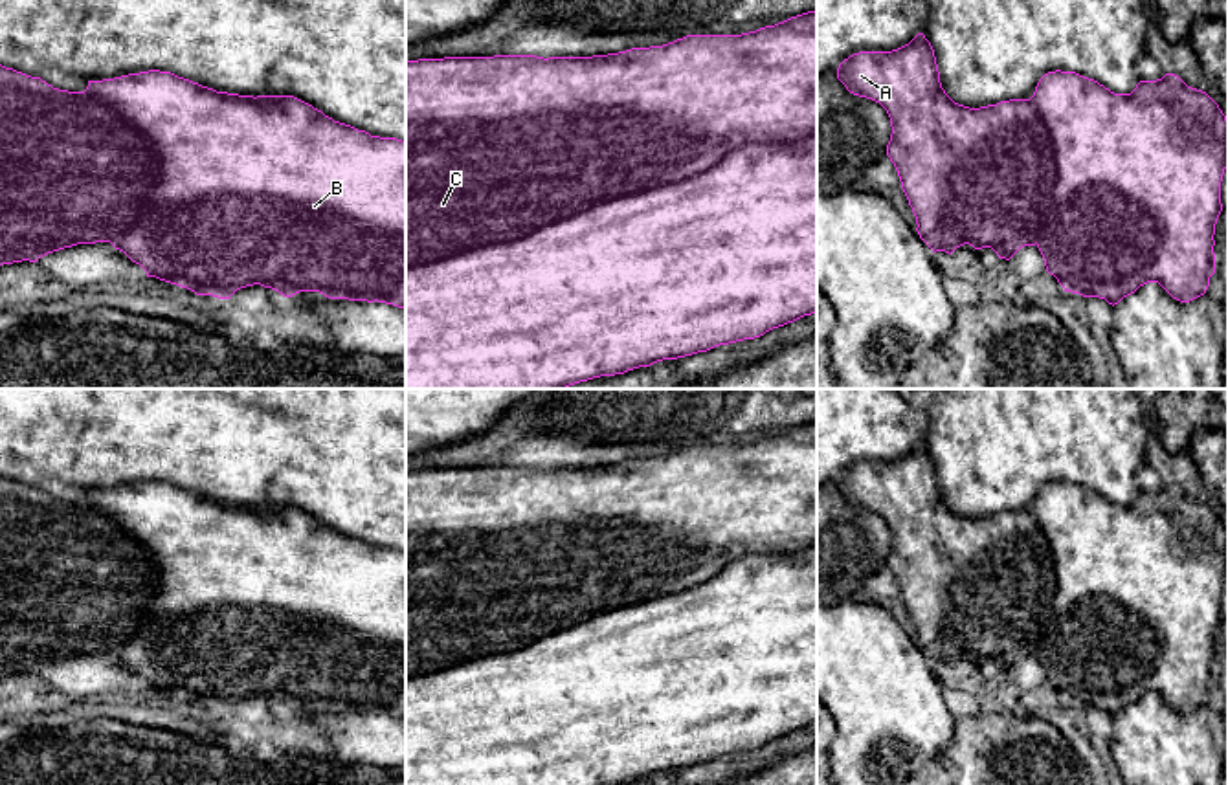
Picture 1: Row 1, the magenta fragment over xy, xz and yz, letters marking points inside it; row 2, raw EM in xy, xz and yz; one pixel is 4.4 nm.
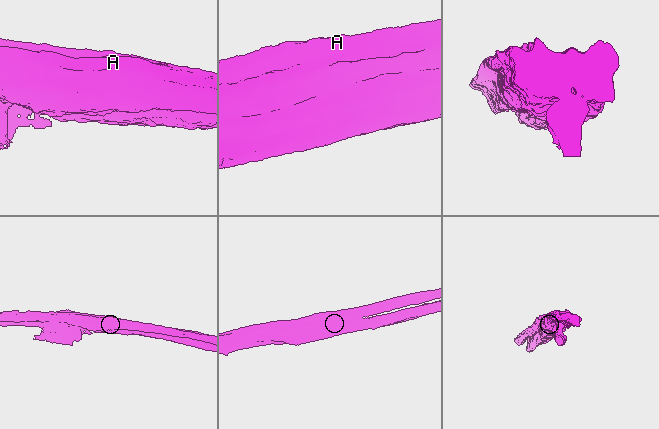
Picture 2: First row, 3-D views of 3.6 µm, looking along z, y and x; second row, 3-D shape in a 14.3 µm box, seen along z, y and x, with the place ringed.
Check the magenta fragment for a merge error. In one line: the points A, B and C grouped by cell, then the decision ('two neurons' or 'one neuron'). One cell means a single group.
A C / B | two neurons

